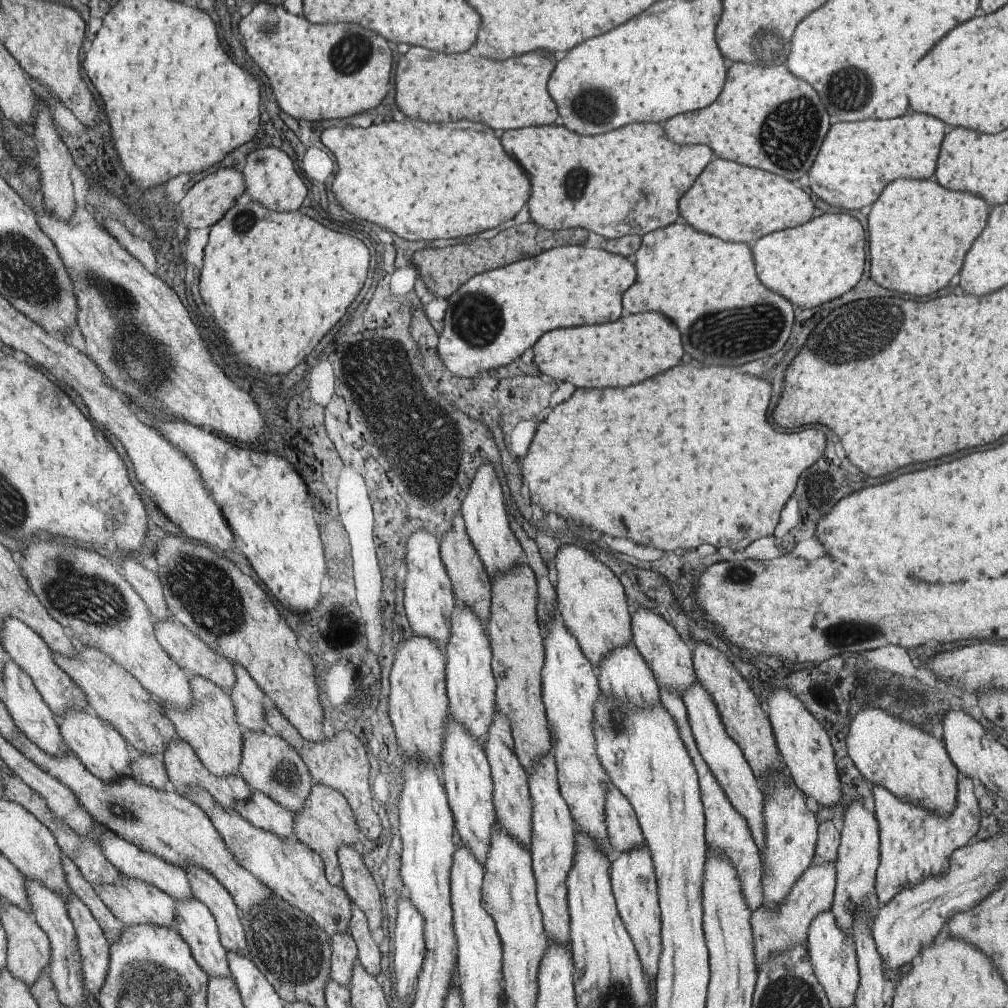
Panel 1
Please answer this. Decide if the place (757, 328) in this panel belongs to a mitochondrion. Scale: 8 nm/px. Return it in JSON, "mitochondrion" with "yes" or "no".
{"mitochondrion":"yes"}

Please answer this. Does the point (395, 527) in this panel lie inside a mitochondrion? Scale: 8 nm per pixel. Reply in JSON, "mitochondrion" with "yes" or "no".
{"mitochondrion":"no"}

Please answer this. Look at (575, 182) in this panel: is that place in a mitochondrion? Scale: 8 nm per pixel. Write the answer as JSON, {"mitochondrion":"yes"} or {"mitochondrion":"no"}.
{"mitochondrion":"yes"}

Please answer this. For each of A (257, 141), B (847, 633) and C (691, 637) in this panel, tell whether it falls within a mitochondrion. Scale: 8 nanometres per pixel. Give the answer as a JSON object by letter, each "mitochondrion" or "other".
{"A":"other","B":"mitochondrion","C":"other"}

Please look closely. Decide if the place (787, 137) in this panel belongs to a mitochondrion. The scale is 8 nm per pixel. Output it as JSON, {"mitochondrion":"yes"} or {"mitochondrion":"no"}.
{"mitochondrion":"yes"}

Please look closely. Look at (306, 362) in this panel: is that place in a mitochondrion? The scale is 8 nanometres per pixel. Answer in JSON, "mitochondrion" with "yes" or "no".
{"mitochondrion":"no"}

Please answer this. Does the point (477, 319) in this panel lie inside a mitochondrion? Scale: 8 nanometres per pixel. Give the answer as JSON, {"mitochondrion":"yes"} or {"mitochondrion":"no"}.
{"mitochondrion":"yes"}

